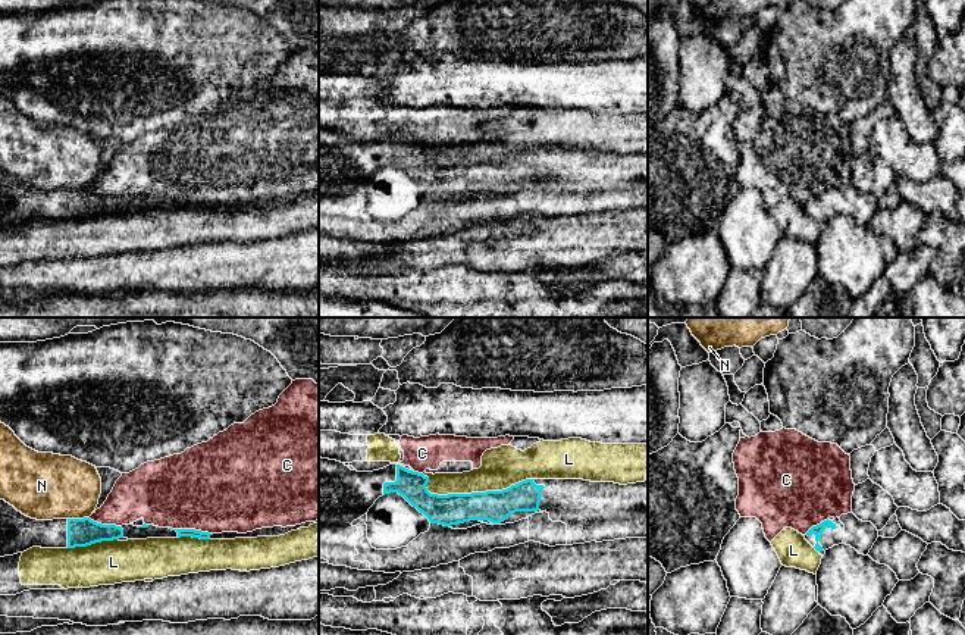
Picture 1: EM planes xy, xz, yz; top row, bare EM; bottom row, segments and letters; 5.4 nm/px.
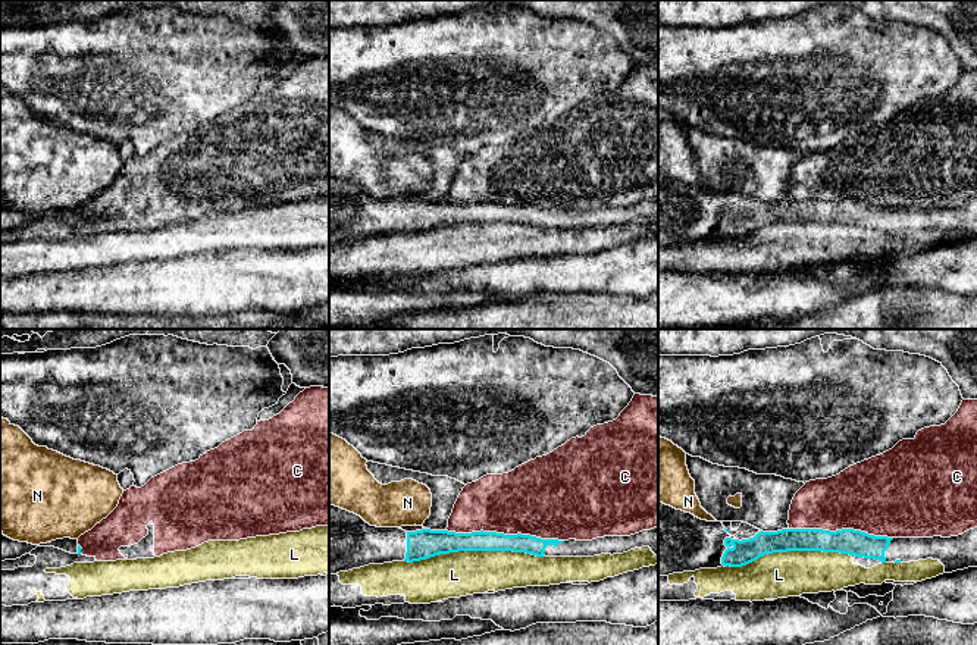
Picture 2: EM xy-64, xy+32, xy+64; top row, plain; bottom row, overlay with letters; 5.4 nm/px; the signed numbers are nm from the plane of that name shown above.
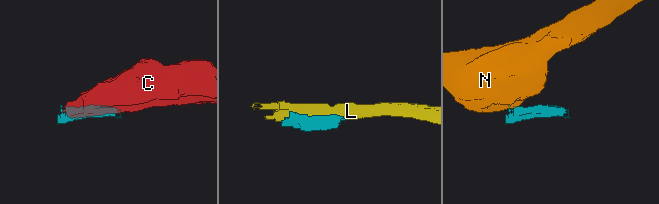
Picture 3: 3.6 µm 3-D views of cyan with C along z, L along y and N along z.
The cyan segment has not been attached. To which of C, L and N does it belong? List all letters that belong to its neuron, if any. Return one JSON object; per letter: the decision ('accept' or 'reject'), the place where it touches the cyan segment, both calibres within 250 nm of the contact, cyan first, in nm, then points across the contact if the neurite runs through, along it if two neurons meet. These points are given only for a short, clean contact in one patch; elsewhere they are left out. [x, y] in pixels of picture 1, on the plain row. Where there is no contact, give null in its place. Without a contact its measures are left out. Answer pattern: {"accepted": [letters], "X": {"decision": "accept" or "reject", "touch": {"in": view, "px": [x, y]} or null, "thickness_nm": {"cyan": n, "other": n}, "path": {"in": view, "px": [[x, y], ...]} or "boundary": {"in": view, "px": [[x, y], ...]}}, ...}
{"accepted": [], "C": {"decision": "reject", "touch": {"in": "xy", "px": [191, 200]}, "thickness_nm": {"cyan": 50, "other": 480}}, "L": {"decision": "reject", "touch": {"in": "xz", "px": [472, 163]}, "thickness_nm": {"cyan": 180, "other": 220}}, "N": {"decision": "reject", "touch": {"in": "xy", "px": [78, 190]}, "thickness_nm": {"cyan": 160, "other": 360}, "boundary": {"in": "xy", "px": [[88, 187], [68, 190]]}}}

